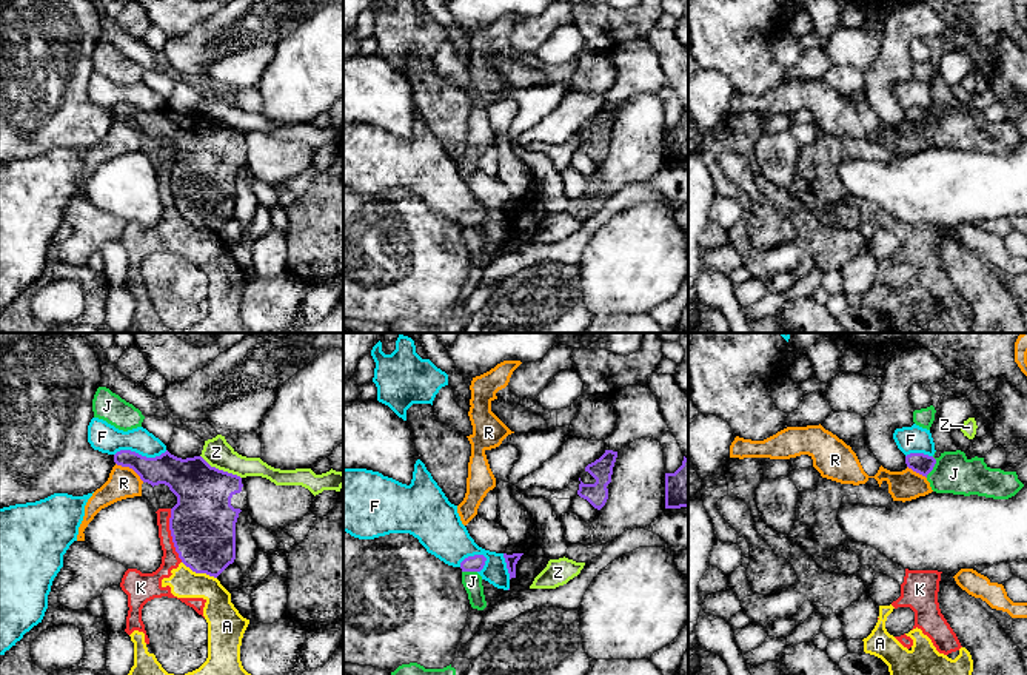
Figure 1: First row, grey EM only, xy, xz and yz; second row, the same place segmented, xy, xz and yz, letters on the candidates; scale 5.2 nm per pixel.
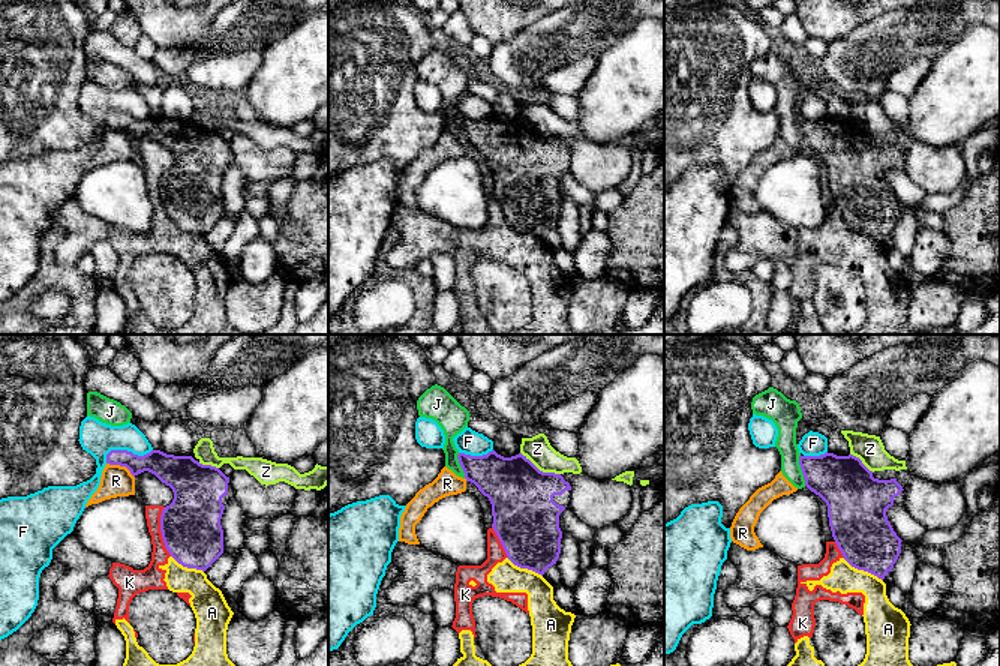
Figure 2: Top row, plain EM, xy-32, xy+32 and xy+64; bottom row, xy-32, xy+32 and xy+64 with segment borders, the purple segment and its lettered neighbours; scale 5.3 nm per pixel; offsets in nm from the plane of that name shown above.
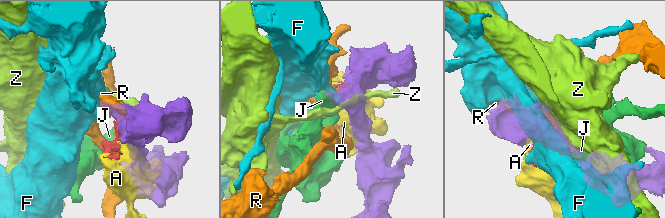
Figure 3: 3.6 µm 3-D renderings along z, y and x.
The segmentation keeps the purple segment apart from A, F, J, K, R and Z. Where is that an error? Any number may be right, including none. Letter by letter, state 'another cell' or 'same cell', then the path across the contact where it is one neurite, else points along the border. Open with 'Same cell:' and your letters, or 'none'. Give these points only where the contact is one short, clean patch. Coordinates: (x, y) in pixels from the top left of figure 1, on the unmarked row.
Same cell: none
A: another cell
F: another cell; border along xy (167, 105), (154, 111), (130, 105), (119, 105), (114, 110)
J: another cell; border along yz (933, 111), (935, 120), (926, 131)
K: another cell; border along xy (170, 164), (170, 190), (174, 205), (182, 216)
R: another cell; border along xy (116, 117), (130, 122), (143, 136)
Z: another cell; border along xy (200, 110), (211, 120), (236, 128), (240, 133)

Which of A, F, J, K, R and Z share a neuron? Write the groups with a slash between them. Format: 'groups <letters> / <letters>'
groups A K / F / J / R / Z

